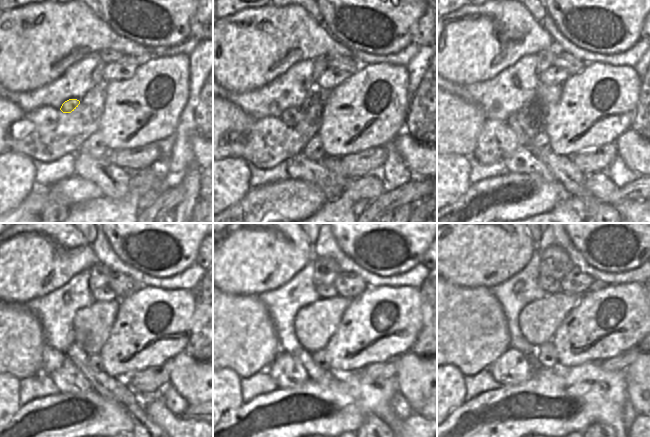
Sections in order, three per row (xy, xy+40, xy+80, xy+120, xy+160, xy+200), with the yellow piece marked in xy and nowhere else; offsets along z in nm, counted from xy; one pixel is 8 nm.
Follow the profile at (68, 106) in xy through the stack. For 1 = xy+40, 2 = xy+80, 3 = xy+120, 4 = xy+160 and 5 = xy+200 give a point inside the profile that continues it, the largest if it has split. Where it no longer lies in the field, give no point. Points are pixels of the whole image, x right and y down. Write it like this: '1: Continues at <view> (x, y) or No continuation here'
1: Continues at xy+40 (291, 117)
2: Continues at xy+80 (519, 122)
3: Continues at xy+120 (115, 390)
4: Continues at xy+160 (373, 426)
5: Continues at xy+200 (597, 426)

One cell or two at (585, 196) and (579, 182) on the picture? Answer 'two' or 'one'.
one

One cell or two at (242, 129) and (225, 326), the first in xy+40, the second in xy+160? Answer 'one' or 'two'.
one

